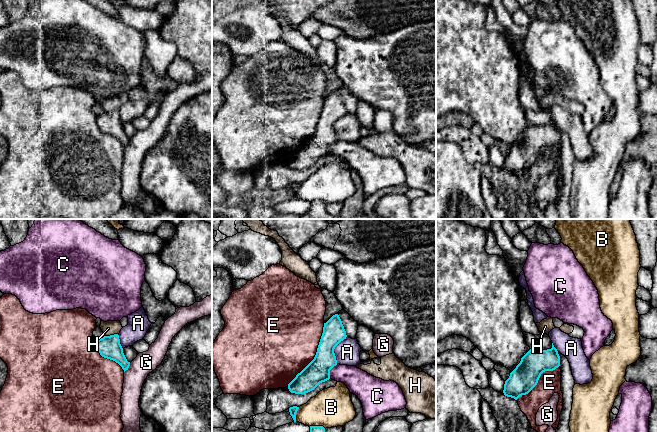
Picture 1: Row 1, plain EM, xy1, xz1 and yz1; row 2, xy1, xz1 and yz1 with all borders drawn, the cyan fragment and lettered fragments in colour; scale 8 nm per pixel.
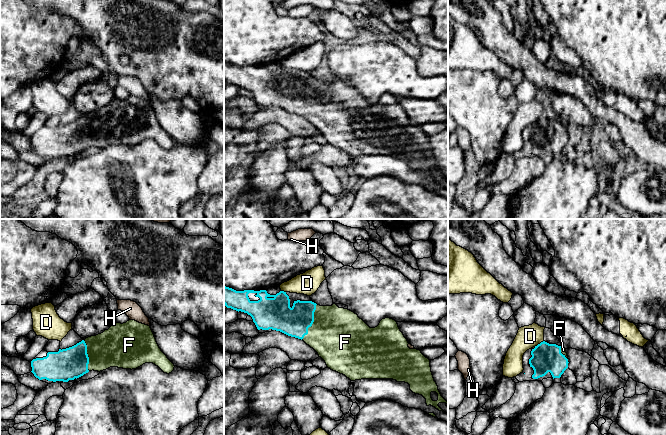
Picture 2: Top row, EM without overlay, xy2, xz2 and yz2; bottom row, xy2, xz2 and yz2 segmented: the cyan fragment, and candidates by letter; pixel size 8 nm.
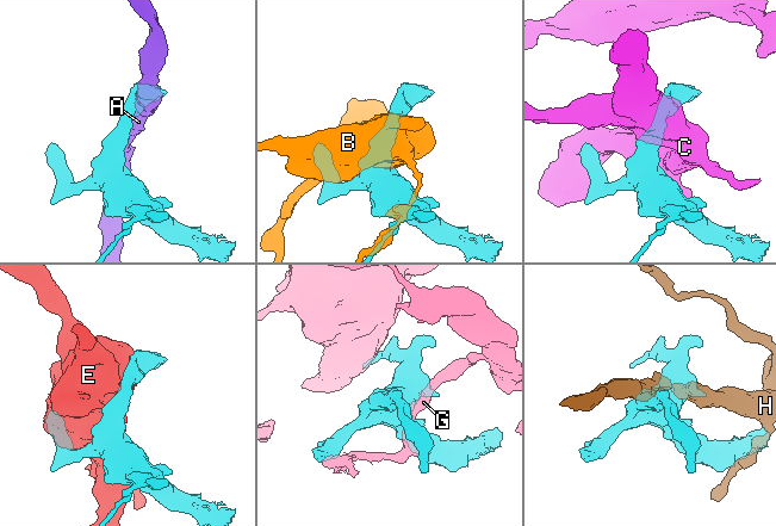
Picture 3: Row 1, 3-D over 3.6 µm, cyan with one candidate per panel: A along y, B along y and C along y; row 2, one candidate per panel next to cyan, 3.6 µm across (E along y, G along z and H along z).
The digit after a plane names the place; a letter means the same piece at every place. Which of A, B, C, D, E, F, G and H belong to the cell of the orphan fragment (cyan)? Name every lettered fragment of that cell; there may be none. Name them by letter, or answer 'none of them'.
F

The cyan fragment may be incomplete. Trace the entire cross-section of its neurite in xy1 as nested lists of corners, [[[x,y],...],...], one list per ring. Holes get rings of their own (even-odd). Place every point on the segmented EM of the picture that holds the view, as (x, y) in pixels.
[[[118,334],[104,336],[97,340],[97,349],[102,357],[118,363],[124,372],[128,370],[130,362],[127,361],[123,353]]]

